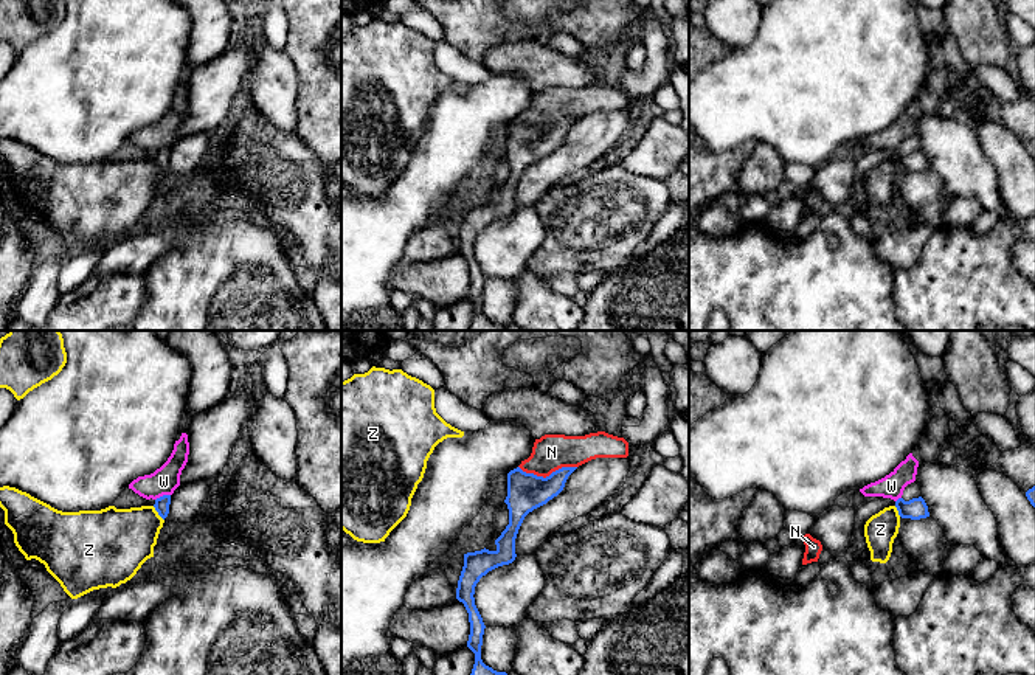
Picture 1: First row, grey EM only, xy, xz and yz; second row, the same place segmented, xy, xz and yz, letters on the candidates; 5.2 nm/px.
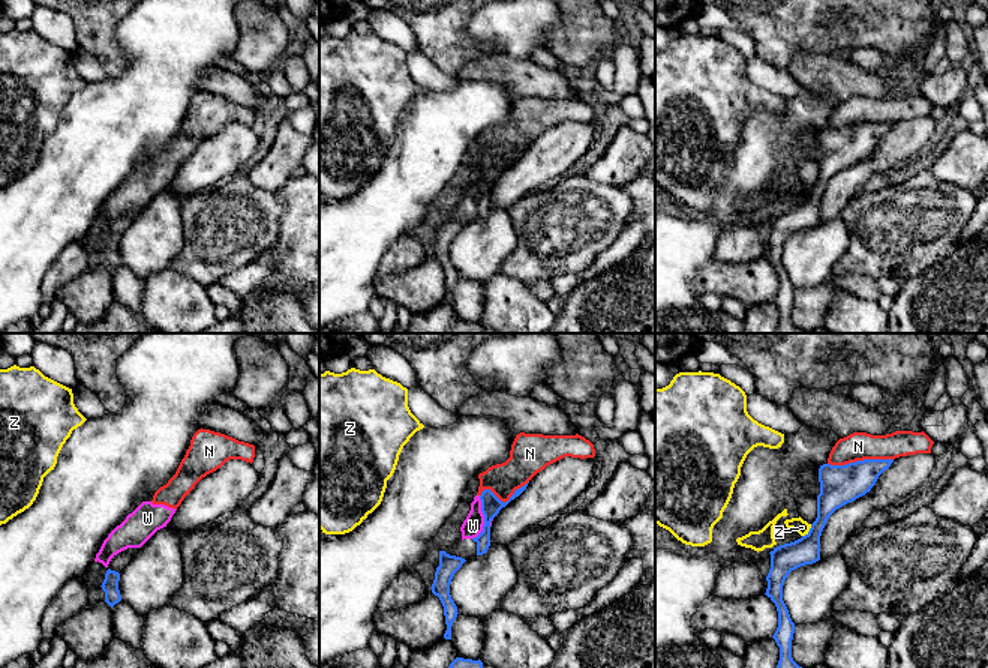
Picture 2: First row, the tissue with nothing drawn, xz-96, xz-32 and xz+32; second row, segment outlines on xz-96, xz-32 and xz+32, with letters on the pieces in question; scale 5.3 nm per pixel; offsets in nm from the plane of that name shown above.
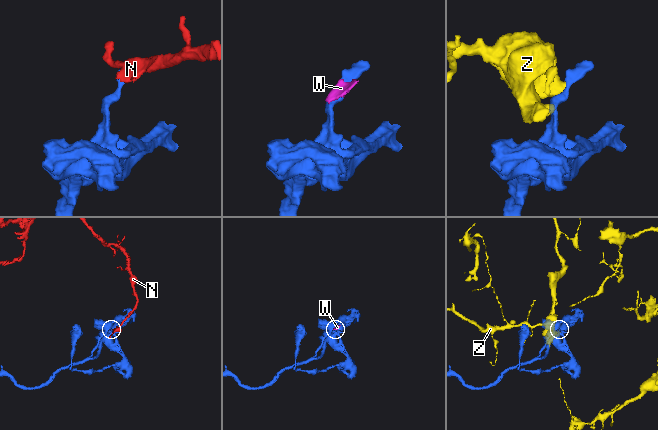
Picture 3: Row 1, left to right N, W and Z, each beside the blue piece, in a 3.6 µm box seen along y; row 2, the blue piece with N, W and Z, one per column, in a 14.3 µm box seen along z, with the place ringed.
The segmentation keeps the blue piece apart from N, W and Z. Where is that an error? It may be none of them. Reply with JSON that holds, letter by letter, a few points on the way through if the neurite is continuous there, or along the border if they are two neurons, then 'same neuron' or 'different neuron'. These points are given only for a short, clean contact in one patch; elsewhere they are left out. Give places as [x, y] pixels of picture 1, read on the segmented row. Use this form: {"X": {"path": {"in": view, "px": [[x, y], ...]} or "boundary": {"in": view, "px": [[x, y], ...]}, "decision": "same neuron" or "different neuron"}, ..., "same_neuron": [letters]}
{"N": {"decision": "different neuron"}, "W": {"boundary": {"in": "xy", "px": [[169, 494], [163, 494], [155, 500]]}, "decision": "different neuron"}, "Z": {"boundary": {"in": "xy", "px": [[152, 506], [163, 520]]}, "decision": "different neuron"}, "same_neuron": []}

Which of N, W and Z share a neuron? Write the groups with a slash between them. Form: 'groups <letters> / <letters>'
groups N W / Z

